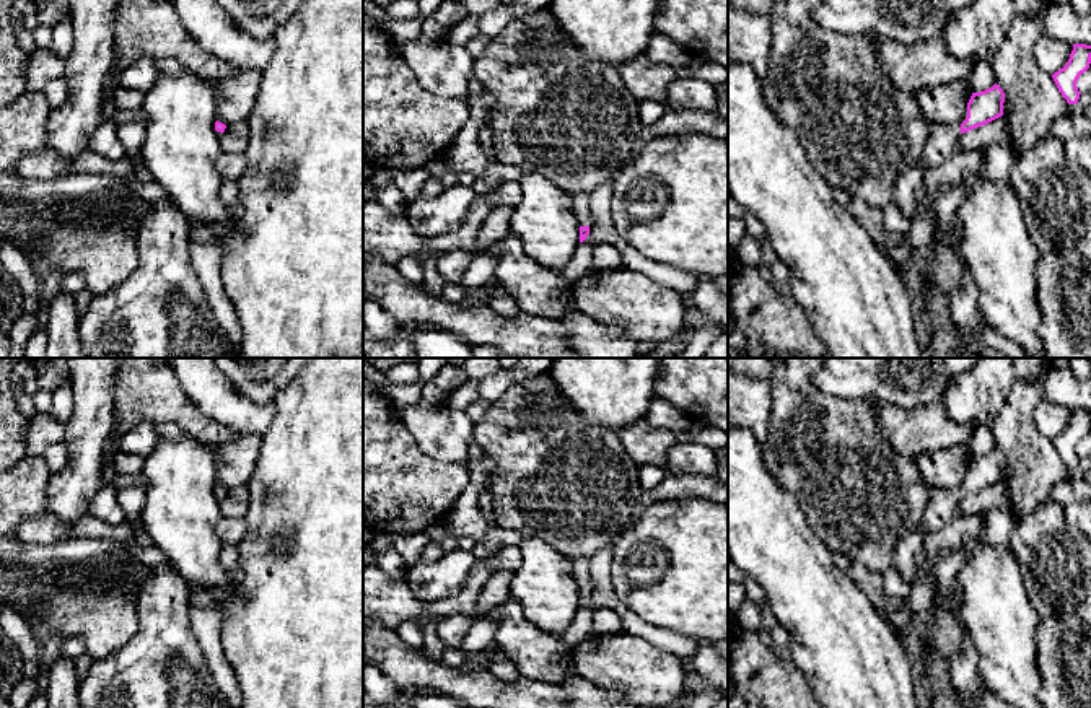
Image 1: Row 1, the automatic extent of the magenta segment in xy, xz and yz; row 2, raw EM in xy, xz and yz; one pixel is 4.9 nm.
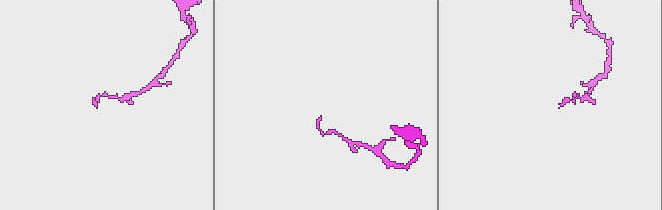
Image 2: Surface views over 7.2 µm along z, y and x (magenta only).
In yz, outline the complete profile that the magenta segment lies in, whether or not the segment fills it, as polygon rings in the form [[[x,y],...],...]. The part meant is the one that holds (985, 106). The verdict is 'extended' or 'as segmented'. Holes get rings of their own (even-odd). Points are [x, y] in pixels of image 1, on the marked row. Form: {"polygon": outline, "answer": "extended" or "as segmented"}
{"polygon": [[[995,83],[992,88],[972,93],[967,103],[967,117],[959,124],[930,124],[928,140],[922,153],[922,164],[902,171],[896,179],[894,200],[902,215],[910,220],[917,202],[917,187],[923,182],[925,174],[948,161],[956,148],[961,133],[985,125],[1003,116],[1005,93]]], "answer": "extended"}

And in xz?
{"polygon": [[[575,194],[573,199],[573,212],[580,223],[580,243],[583,243],[589,234],[589,226],[593,223],[593,216],[589,212],[589,195],[588,194]]], "answer": "extended"}

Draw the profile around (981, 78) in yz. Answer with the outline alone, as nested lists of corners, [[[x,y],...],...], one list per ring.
[[[975,62],[974,70],[971,72],[967,80],[974,93],[980,93],[992,88],[997,83],[992,70],[992,62]]]

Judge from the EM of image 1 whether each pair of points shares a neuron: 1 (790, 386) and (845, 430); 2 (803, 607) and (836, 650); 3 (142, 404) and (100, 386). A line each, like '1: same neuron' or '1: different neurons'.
1: same neuron
2: same neuron
3: different neurons

